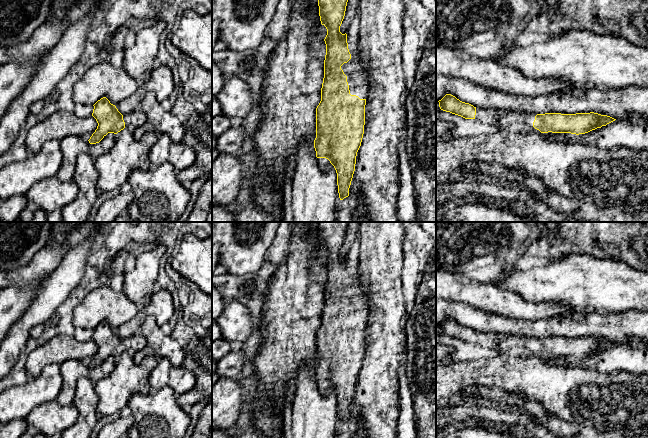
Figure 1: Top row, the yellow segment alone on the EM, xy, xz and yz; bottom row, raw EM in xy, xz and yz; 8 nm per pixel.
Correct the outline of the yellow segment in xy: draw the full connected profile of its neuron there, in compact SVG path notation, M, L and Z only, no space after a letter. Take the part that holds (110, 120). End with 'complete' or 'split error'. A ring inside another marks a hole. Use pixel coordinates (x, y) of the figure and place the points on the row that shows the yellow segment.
M106 97L98 100L93 106L92 116L96 119L98 126L88 140L90 144L99 143L108 133L117 134L124 128L133 132L147 120L147 116L141 109L122 115Z; split error

